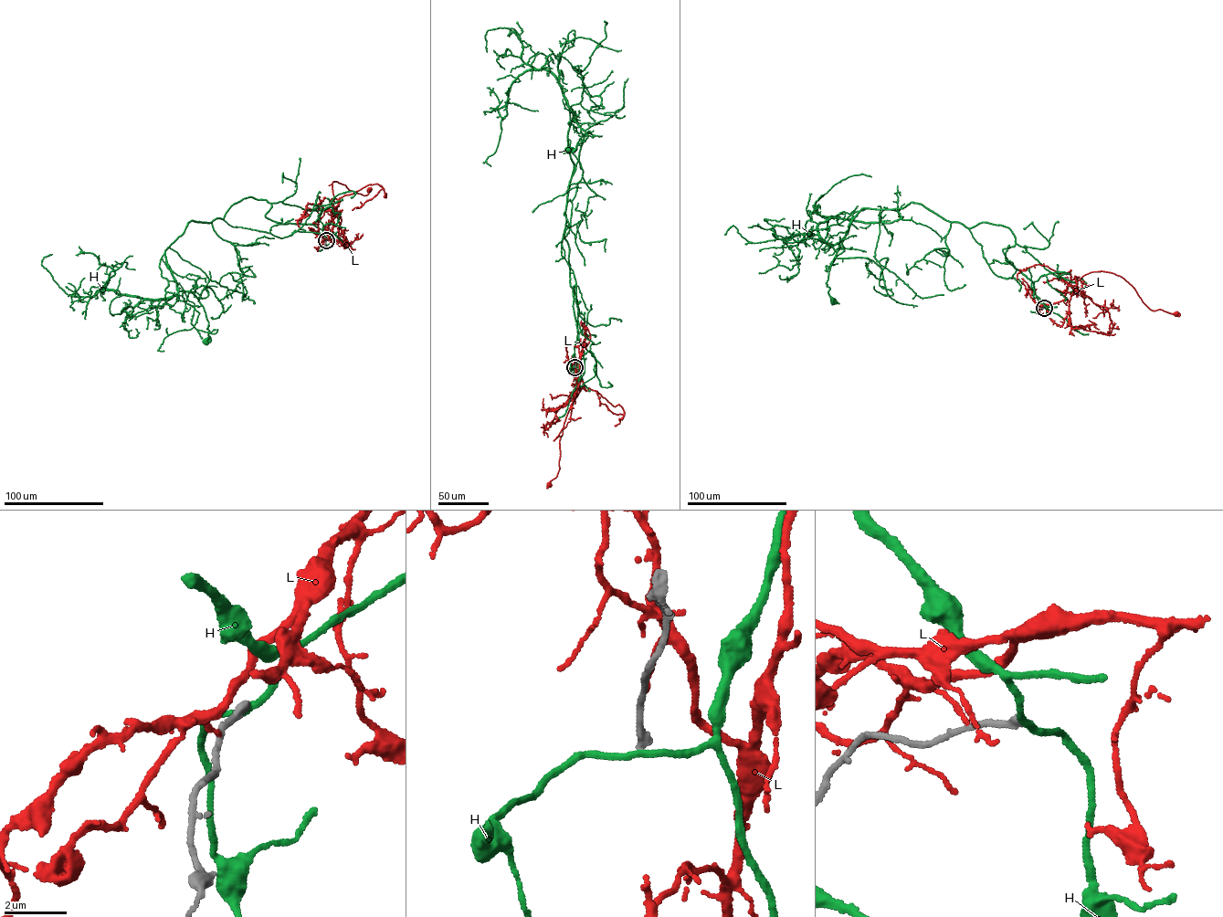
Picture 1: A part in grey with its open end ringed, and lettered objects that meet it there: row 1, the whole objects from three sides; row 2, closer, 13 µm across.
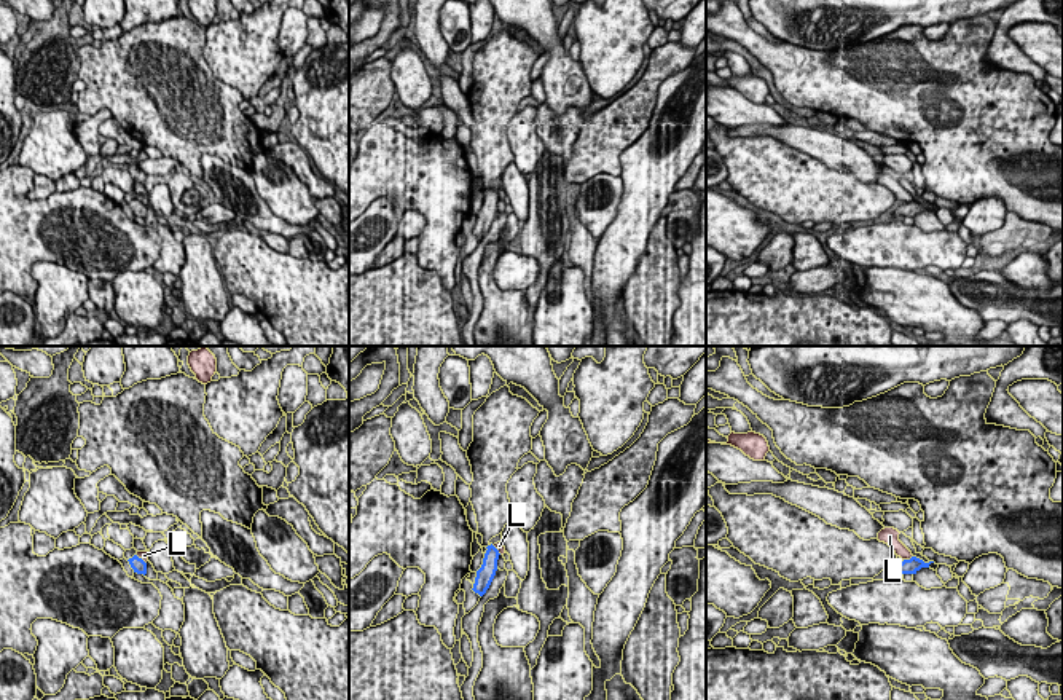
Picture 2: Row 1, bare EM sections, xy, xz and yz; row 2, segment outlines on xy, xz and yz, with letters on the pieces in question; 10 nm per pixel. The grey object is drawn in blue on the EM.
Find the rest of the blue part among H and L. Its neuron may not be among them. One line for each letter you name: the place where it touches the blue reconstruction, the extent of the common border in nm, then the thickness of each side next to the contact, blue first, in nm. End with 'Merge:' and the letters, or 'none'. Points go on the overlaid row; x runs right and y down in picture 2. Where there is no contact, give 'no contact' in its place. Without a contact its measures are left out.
Merge: none

